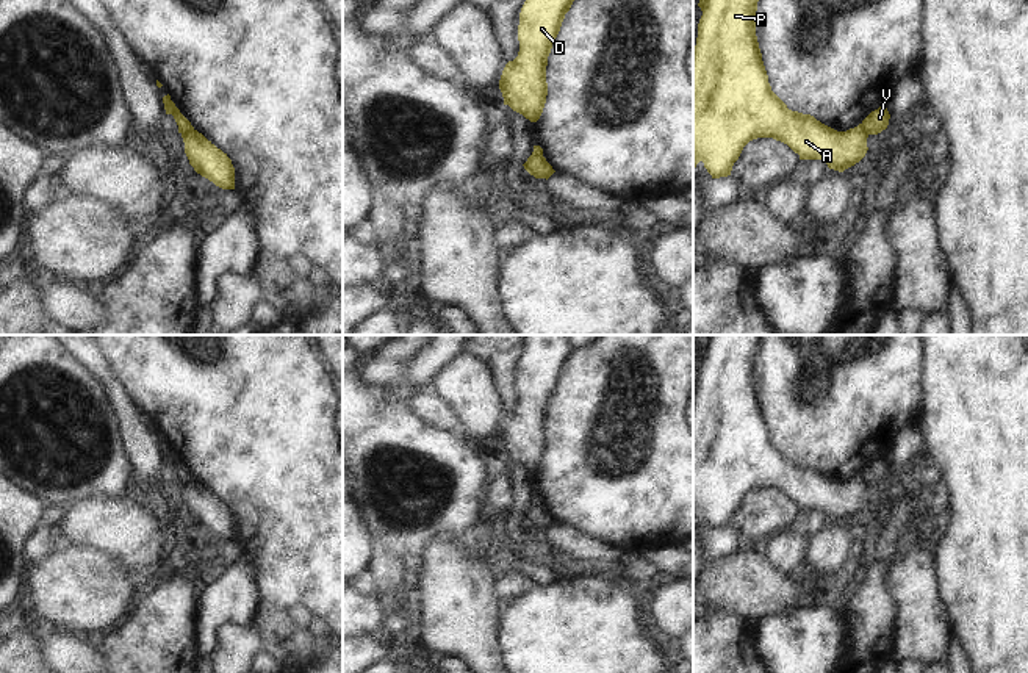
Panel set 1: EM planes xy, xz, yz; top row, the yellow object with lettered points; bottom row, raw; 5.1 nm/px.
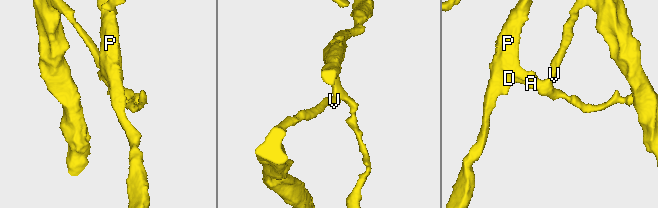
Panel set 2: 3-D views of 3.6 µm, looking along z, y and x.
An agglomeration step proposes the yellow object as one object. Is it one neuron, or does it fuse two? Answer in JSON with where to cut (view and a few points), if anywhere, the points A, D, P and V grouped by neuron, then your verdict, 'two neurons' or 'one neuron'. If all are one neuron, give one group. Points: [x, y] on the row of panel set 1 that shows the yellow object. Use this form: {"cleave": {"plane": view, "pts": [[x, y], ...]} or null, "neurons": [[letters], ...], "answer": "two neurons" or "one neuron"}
{"cleave": {"plane": "xy", "pts": [[193, 127], [182, 135]]}, "neurons": [["A", "D", "P"], ["V"]], "answer": "two neurons"}

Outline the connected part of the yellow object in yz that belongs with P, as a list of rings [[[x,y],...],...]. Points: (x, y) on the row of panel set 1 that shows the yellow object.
[[[699,0],[703,16],[693,47],[693,169],[699,161],[712,178],[731,175],[743,147],[757,138],[787,144],[800,160],[821,160],[829,169],[843,172],[859,163],[868,147],[859,124],[837,131],[811,114],[792,111],[771,91],[756,36],[759,0]]]

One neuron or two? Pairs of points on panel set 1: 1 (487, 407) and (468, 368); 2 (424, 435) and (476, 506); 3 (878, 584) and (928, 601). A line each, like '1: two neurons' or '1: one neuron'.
1: one neuron
2: one neuron
3: two neurons

